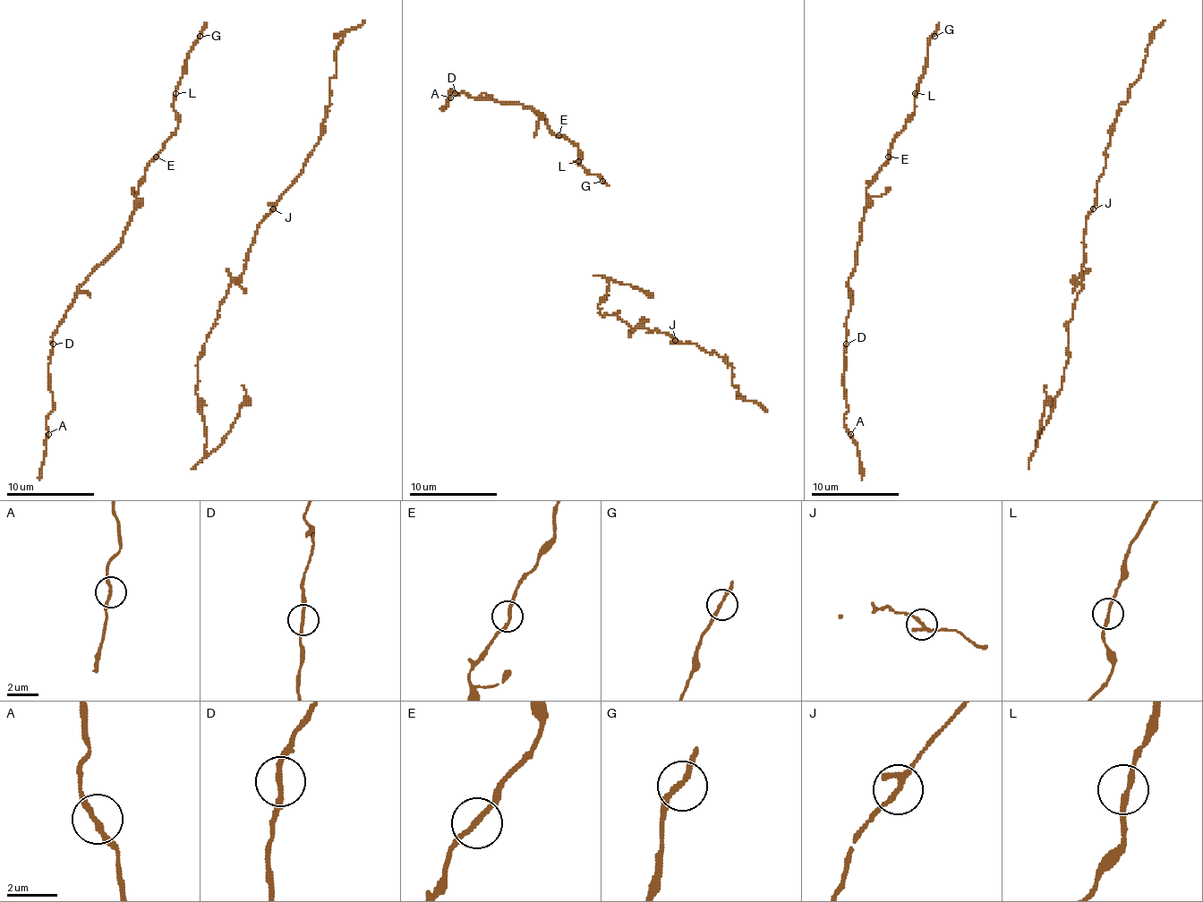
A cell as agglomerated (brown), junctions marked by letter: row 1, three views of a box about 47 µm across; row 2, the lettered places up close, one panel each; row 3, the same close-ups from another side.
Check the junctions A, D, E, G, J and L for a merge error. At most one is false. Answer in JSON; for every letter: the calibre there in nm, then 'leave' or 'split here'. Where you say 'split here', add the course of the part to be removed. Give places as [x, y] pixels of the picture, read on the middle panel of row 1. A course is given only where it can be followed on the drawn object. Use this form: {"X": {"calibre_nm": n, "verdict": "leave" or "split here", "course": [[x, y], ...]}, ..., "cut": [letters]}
{"A": {"calibre_nm": 200, "verdict": "leave"}, "D": {"calibre_nm": 200, "verdict": "leave"}, "E": {"calibre_nm": 200, "verdict": "leave"}, "G": {"calibre_nm": 200, "verdict": "leave"}, "J": {"calibre_nm": 240, "verdict": "leave"}, "L": {"calibre_nm": 200, "verdict": "leave"}, "cut": []}

